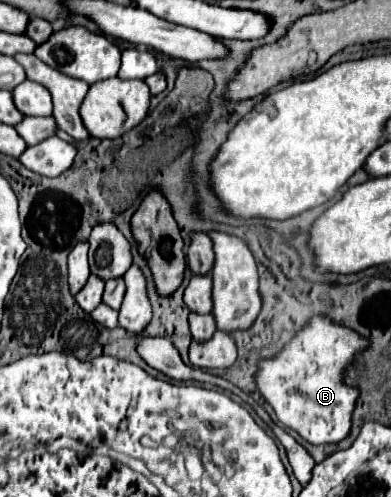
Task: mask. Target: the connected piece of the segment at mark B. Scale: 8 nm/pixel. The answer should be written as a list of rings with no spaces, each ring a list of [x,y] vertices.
[[[326,314],[314,316],[274,358],[260,358],[254,376],[256,388],[274,408],[280,424],[296,430],[306,442],[340,442],[350,434],[352,412],[360,396],[358,390],[344,384],[346,366],[354,364],[354,356],[368,346],[370,340],[352,328],[334,324]]]

